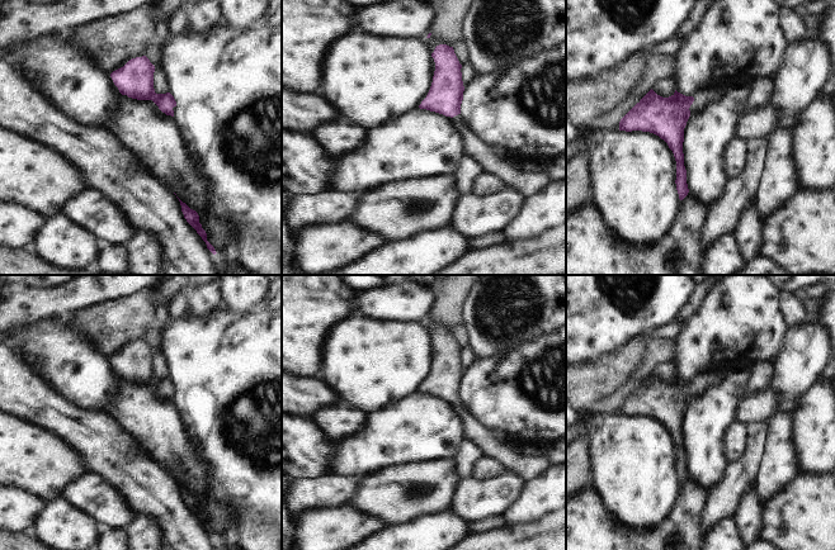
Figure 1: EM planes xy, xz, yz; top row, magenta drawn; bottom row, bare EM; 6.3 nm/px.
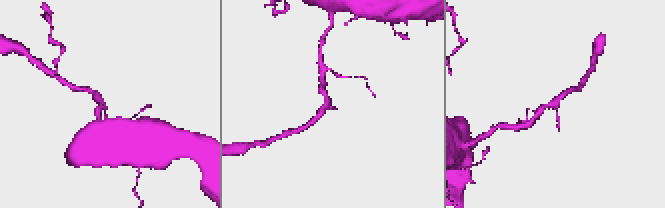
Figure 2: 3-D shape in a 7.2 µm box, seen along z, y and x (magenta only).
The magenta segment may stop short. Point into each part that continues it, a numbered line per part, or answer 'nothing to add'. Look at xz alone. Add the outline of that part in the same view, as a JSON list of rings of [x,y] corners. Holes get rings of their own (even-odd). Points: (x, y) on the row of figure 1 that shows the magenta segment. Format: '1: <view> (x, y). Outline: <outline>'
1: xz (529, 184). Outline: [[[453,117],[457,127],[461,129],[467,151],[466,153],[476,161],[482,171],[490,172],[501,177],[508,186],[522,191],[528,198],[541,193],[552,184],[547,171],[544,172],[525,172],[515,167],[508,158],[499,157],[492,146],[481,139],[461,117]]]

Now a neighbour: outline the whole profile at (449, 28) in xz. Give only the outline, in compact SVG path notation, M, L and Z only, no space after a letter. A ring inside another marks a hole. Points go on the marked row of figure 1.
M442 0L438 9L438 20L431 35L426 38L430 53L439 44L453 47L454 43L466 42L466 19L477 0Z

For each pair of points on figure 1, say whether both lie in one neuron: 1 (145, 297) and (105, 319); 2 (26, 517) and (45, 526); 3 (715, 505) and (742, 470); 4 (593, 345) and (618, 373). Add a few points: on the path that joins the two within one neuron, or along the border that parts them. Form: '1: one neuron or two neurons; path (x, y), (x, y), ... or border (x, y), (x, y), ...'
1: one neuron; path (135, 307), (122, 319), (116, 319)
2: two neurons; border (47, 503), (32, 531)
3: one neuron; path (723, 496), (736, 479)
4: two neurons; border (630, 341), (598, 364), (589, 364), (579, 369)

